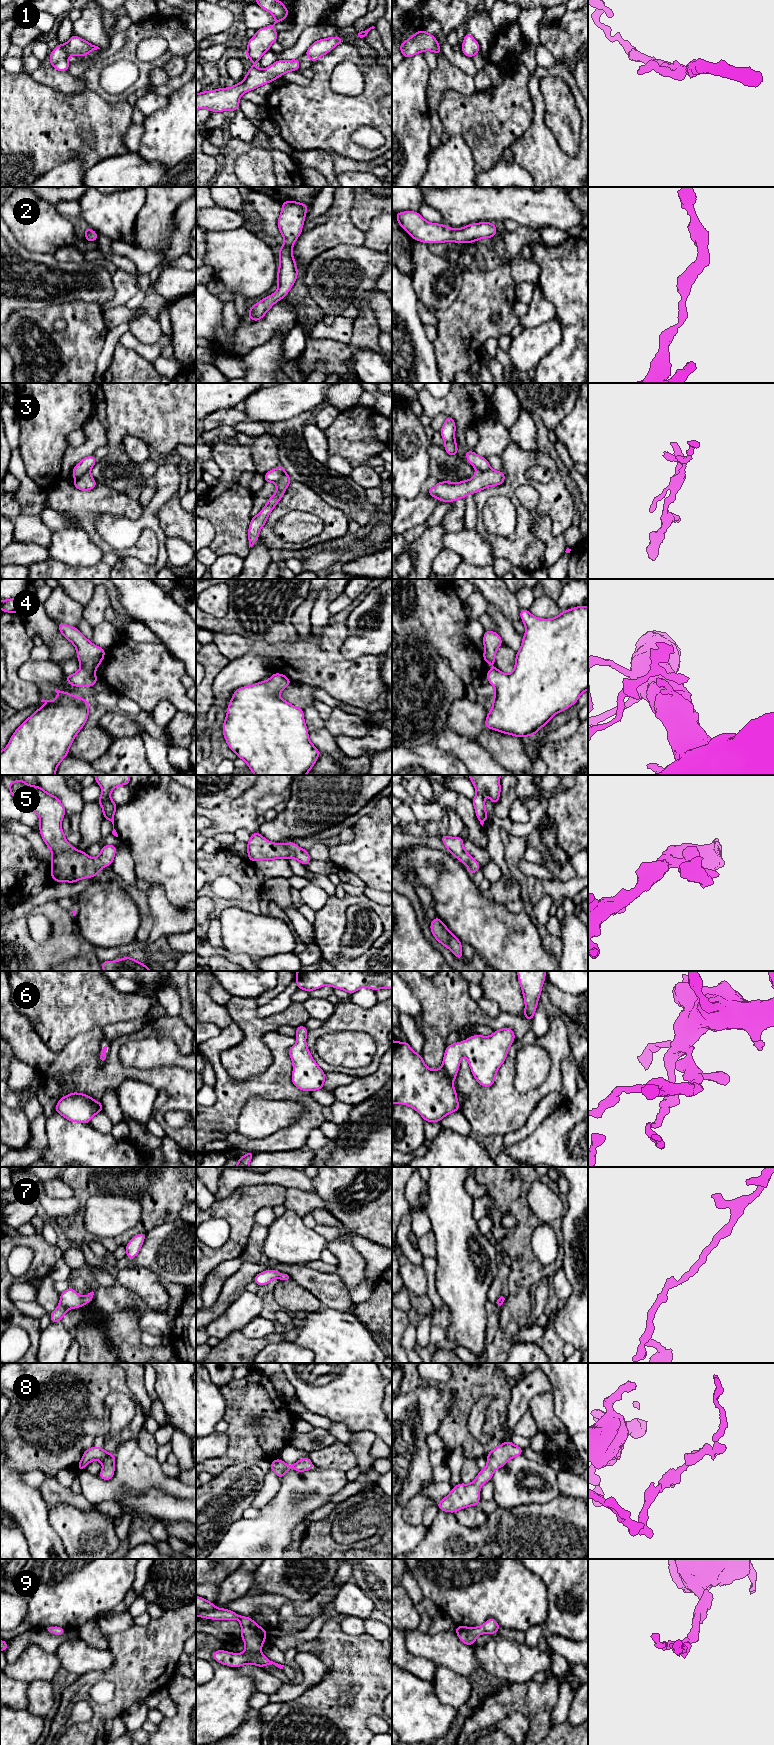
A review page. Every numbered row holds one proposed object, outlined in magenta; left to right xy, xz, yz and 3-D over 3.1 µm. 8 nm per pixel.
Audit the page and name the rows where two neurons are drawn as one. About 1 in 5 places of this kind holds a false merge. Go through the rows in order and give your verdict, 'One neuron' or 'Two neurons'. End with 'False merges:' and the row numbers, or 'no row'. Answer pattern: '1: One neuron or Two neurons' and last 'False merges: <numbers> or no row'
1: One neuron
2: One neuron
3: Two neurons
4: One neuron
5: One neuron
6: One neuron
7: One neuron
8: One neuron
9: One neuron
False merges: 3

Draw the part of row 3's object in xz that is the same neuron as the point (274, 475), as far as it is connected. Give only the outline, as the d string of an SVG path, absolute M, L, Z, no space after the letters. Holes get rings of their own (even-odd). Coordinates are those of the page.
M278 467L278 468L275 468L275 469L268 471L263 476L264 476L265 483L268 483L268 482L275 483L281 479L282 475L283 475L283 472Z

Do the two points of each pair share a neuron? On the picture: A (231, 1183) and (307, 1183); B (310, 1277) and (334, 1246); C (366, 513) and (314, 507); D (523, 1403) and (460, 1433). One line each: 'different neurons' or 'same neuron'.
A: same neuron
B: different neurons
C: different neurons
D: different neurons

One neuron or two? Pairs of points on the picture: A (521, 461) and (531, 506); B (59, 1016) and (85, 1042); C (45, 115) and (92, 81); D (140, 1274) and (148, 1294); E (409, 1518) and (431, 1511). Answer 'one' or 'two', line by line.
A: two
B: two
C: two
D: one
E: two

